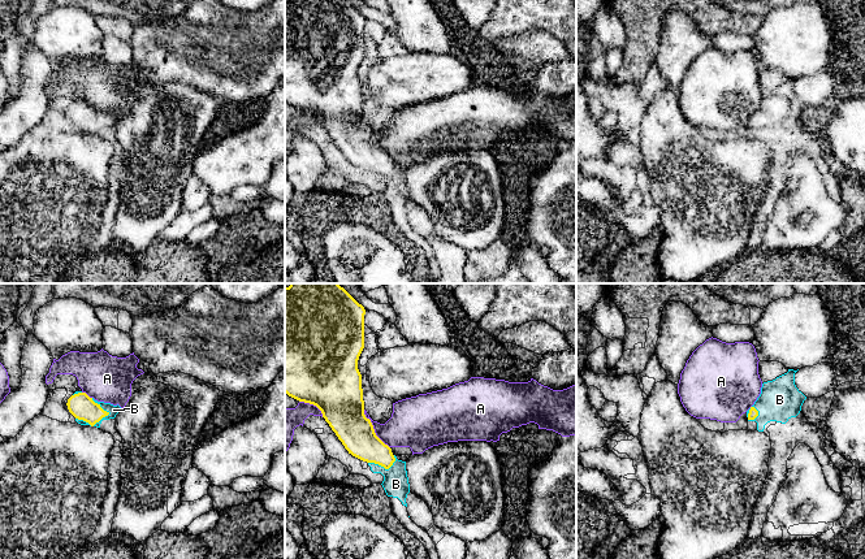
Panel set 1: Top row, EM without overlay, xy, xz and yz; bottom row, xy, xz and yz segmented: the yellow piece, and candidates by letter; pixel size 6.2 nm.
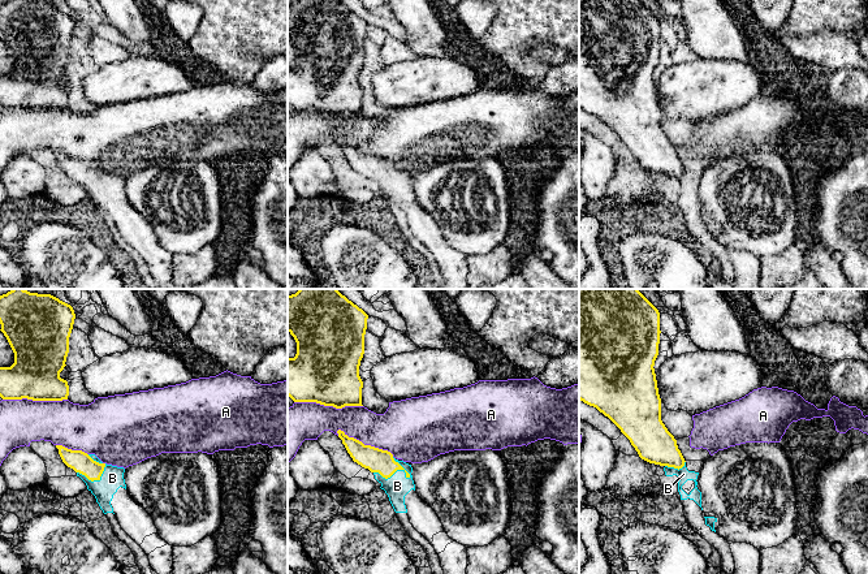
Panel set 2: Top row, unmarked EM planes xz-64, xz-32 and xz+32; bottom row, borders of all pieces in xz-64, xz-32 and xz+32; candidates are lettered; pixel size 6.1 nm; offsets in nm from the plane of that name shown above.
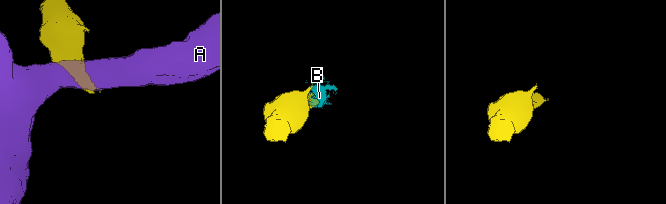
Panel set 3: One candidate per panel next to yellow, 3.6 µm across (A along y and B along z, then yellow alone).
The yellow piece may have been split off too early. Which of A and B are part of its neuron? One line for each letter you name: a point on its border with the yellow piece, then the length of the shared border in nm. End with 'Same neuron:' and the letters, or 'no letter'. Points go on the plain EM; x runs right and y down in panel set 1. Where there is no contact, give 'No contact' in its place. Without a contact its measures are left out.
B: Touches yellow at xy (93, 134). Shared border 220 nm
Same neuron: B

